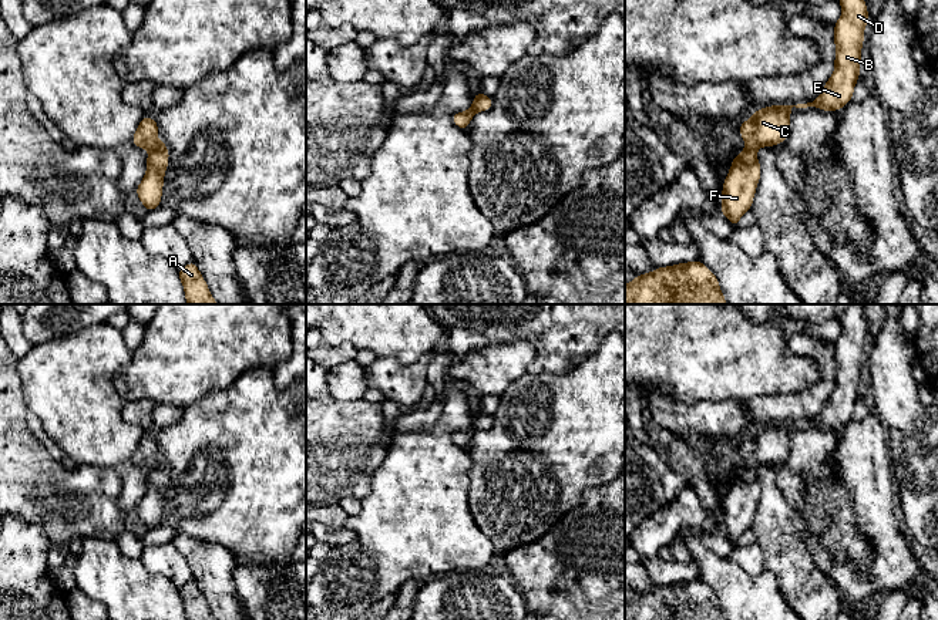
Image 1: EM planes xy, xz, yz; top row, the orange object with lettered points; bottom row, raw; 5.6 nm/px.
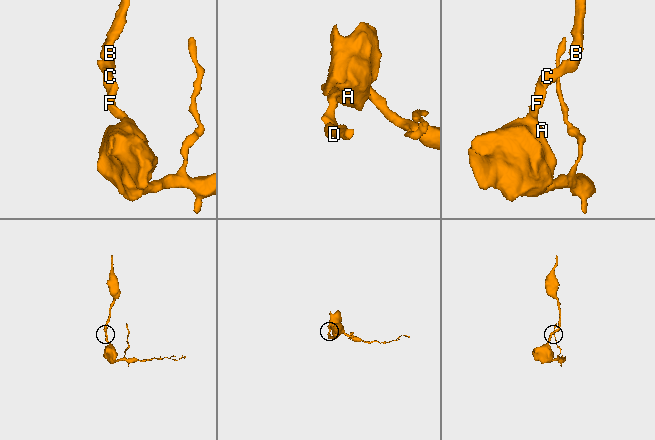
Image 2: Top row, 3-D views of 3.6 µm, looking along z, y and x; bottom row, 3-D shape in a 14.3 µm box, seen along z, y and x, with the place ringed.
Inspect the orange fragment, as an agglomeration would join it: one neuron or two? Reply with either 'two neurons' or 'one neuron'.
one neuron

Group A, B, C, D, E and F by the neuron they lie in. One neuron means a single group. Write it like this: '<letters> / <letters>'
A B C D E F

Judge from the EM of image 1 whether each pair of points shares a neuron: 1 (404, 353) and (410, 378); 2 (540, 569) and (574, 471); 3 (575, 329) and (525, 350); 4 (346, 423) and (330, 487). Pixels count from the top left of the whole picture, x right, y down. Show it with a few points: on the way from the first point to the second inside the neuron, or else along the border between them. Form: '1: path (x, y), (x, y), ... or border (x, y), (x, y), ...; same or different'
1: border (433, 350), (407, 364), (392, 357), (377, 357); different
2: border (581, 502), (570, 509), (547, 532), (528, 543); different
3: border (500, 341), (533, 346), (534, 360), (527, 371); different
4: path (343, 438), (330, 451), (330, 471); same

